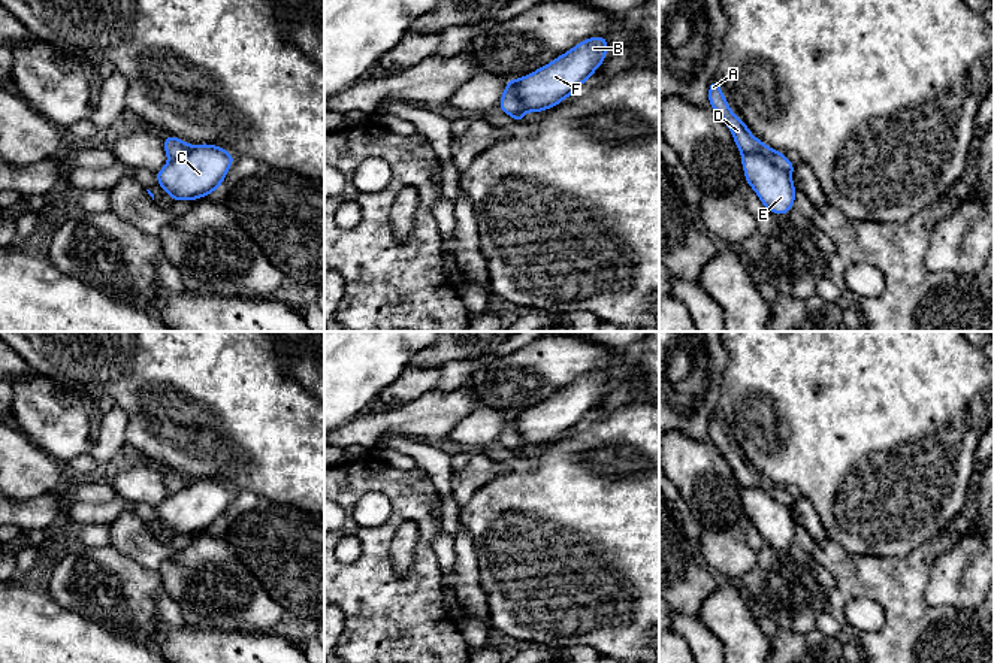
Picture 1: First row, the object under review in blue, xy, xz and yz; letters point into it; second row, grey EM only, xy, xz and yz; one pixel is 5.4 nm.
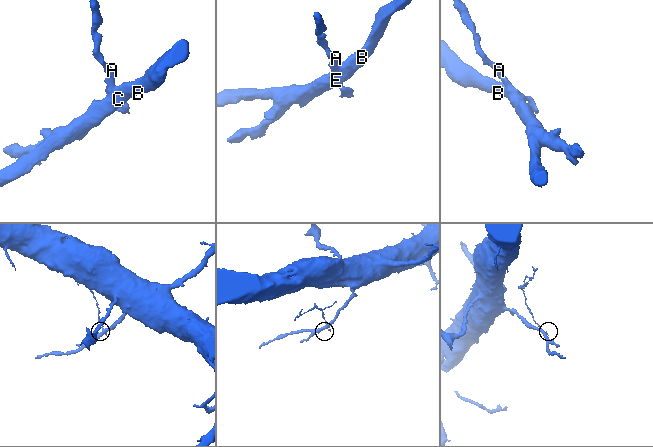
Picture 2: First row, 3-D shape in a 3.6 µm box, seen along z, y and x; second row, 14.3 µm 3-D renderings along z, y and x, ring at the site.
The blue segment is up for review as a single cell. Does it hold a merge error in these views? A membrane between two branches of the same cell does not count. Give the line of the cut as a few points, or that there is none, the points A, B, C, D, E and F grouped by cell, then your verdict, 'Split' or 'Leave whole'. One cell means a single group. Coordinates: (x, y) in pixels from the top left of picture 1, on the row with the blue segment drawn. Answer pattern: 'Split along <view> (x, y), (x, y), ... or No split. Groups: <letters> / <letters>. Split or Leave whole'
Split along yz (742, 153), (761, 153), (791, 173). Groups: A D / B C E F. Split

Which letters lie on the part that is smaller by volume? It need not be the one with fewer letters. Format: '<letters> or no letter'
A, D

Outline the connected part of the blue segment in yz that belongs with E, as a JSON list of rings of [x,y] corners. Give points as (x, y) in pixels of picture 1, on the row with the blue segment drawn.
[[[741,154],[744,181],[752,187],[764,208],[771,214],[786,215],[794,209],[795,191],[792,176],[762,154]]]

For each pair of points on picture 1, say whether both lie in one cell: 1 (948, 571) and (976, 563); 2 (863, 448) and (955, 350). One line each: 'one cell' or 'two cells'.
1: one cell
2: one cell

